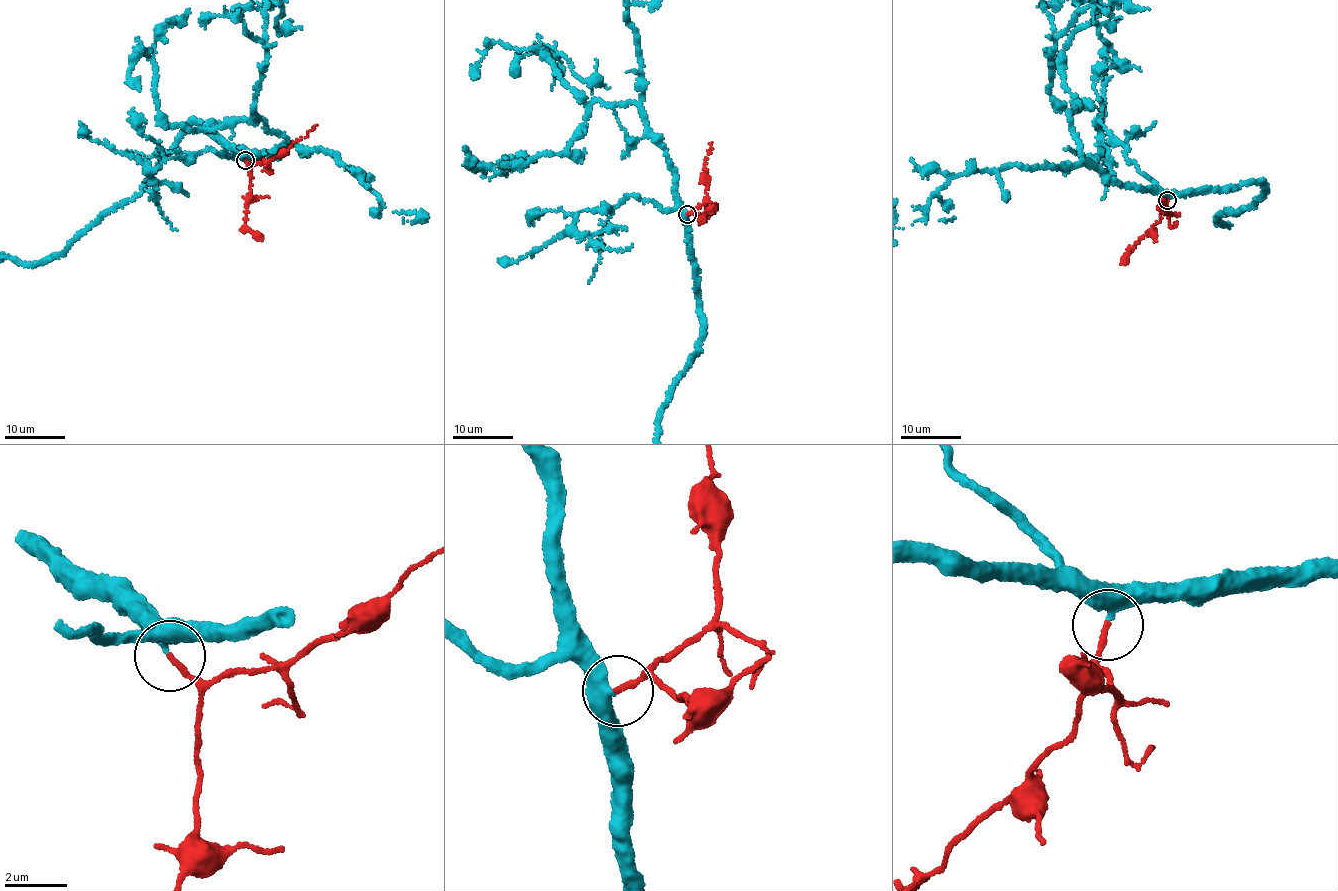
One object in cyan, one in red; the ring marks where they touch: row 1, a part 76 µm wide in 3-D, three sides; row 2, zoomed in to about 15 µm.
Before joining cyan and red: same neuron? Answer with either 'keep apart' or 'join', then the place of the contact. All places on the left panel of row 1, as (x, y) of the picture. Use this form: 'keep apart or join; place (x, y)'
join; place (245, 160)

